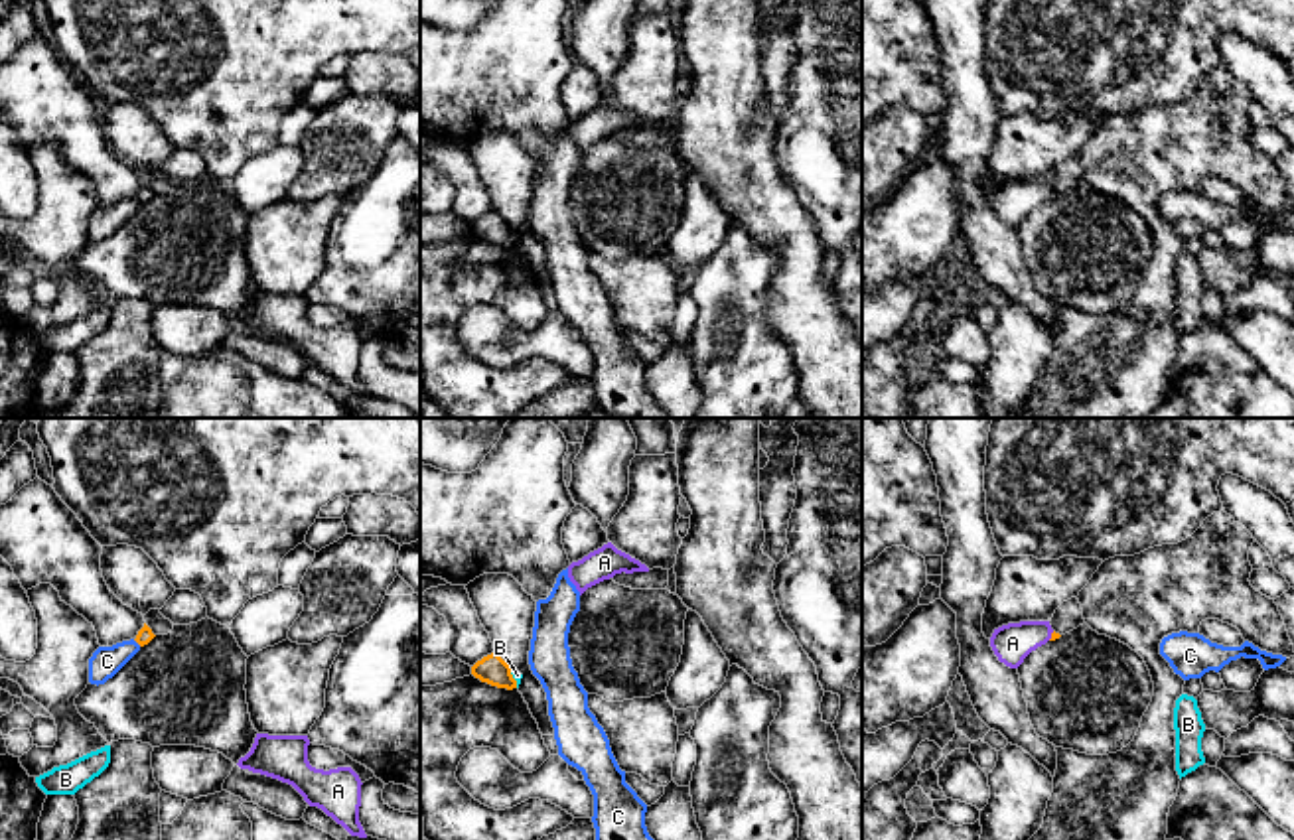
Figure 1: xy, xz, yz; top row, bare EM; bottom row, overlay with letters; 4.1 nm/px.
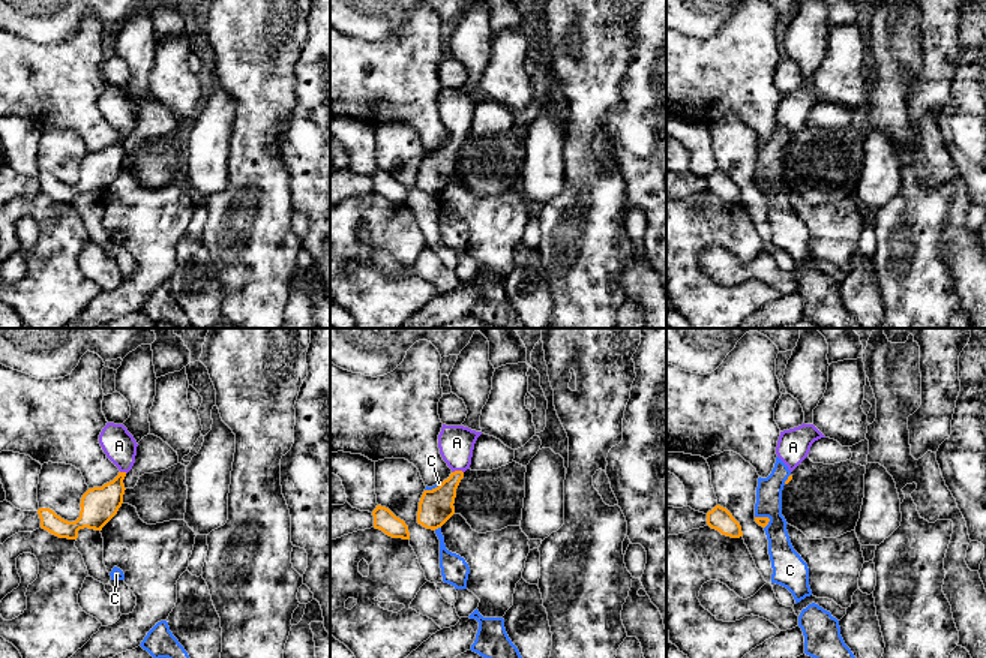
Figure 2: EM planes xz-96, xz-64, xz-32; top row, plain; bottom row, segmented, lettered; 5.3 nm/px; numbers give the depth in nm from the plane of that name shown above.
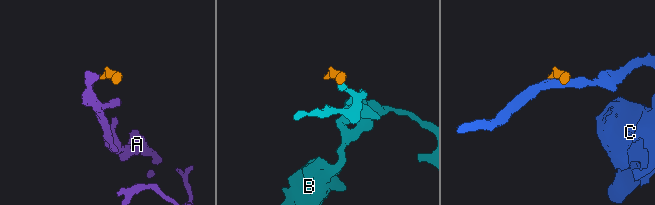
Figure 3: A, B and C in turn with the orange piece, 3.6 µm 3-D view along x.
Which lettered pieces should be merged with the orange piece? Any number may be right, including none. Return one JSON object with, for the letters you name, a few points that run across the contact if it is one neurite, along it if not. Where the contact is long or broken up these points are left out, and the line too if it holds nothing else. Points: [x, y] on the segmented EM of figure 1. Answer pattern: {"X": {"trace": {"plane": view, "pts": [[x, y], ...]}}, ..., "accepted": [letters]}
{"accepted": ["A"]}

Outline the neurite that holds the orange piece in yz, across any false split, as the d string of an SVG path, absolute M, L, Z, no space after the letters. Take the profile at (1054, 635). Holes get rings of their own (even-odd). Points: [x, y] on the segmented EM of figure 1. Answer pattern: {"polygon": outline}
{"polygon": "M1020 621L994 629L990 647L1000 663L1018 668L1032 651L1059 637L1049 621Z"}

